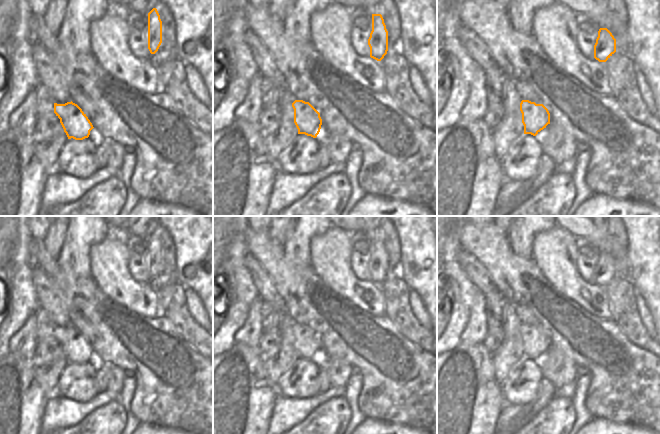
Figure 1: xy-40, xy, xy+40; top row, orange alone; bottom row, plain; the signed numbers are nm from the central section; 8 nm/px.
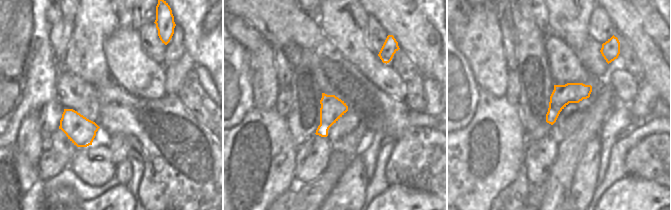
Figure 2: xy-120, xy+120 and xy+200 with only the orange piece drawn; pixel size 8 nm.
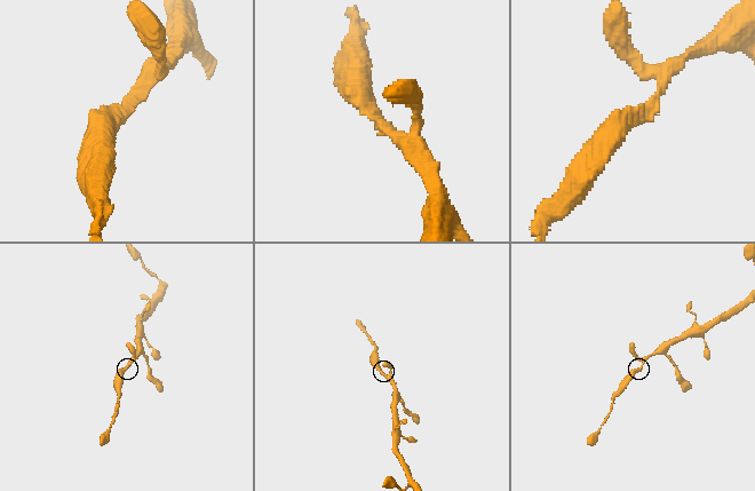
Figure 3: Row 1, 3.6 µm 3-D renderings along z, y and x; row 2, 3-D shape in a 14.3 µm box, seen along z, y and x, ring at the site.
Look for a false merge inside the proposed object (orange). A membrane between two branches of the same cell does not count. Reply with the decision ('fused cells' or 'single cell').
single cell

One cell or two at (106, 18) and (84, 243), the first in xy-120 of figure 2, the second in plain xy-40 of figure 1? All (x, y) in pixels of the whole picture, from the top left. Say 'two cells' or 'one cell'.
one cell

